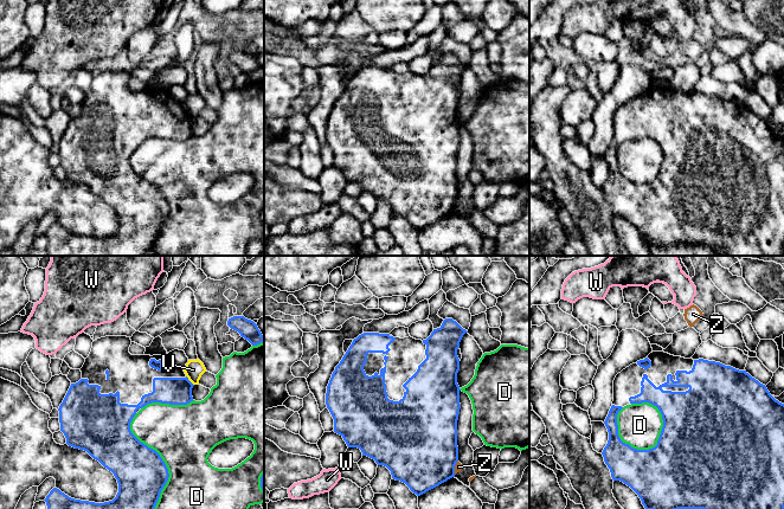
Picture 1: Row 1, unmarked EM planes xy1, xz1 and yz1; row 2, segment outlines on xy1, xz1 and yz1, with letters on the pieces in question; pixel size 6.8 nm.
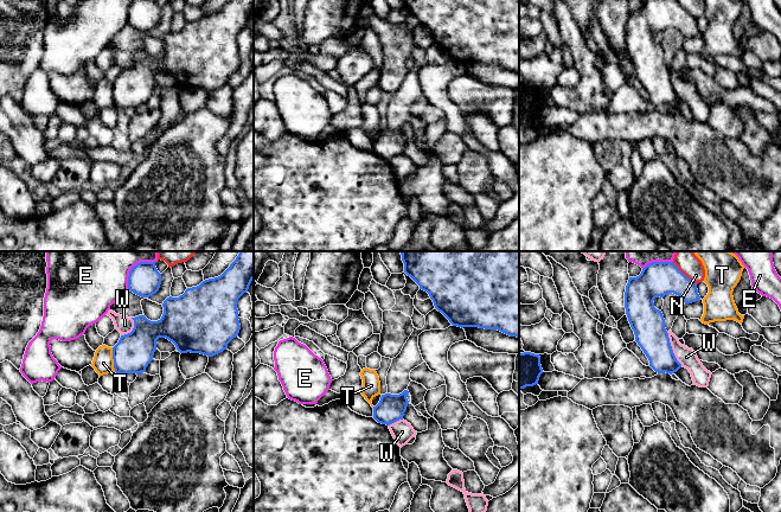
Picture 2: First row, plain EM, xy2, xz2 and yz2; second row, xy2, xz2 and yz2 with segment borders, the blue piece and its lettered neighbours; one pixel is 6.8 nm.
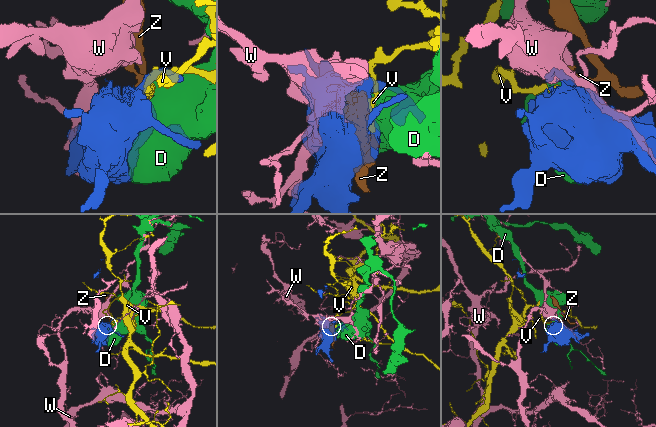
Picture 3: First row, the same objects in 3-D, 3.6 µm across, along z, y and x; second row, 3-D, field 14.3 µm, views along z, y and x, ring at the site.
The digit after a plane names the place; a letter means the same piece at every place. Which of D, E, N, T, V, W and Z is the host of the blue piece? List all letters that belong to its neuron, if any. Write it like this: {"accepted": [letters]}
{"accepted": []}

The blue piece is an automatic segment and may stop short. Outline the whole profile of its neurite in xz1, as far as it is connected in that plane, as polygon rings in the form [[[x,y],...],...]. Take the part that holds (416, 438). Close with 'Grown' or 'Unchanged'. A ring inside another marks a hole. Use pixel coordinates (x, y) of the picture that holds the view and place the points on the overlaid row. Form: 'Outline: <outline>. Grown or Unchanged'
Outline: [[[445,318],[442,326],[433,329],[431,335],[423,341],[411,336],[400,339],[393,337],[390,334],[364,333],[353,340],[342,360],[335,367],[327,386],[326,405],[334,419],[334,432],[343,438],[348,447],[358,447],[361,450],[362,456],[374,459],[378,465],[386,466],[391,471],[393,479],[405,483],[417,496],[420,496],[455,477],[455,465],[458,462],[457,420],[461,408],[461,389],[457,384],[457,373],[460,371],[457,349],[460,348],[460,342],[465,333],[468,331],[452,318]]]. Grown

